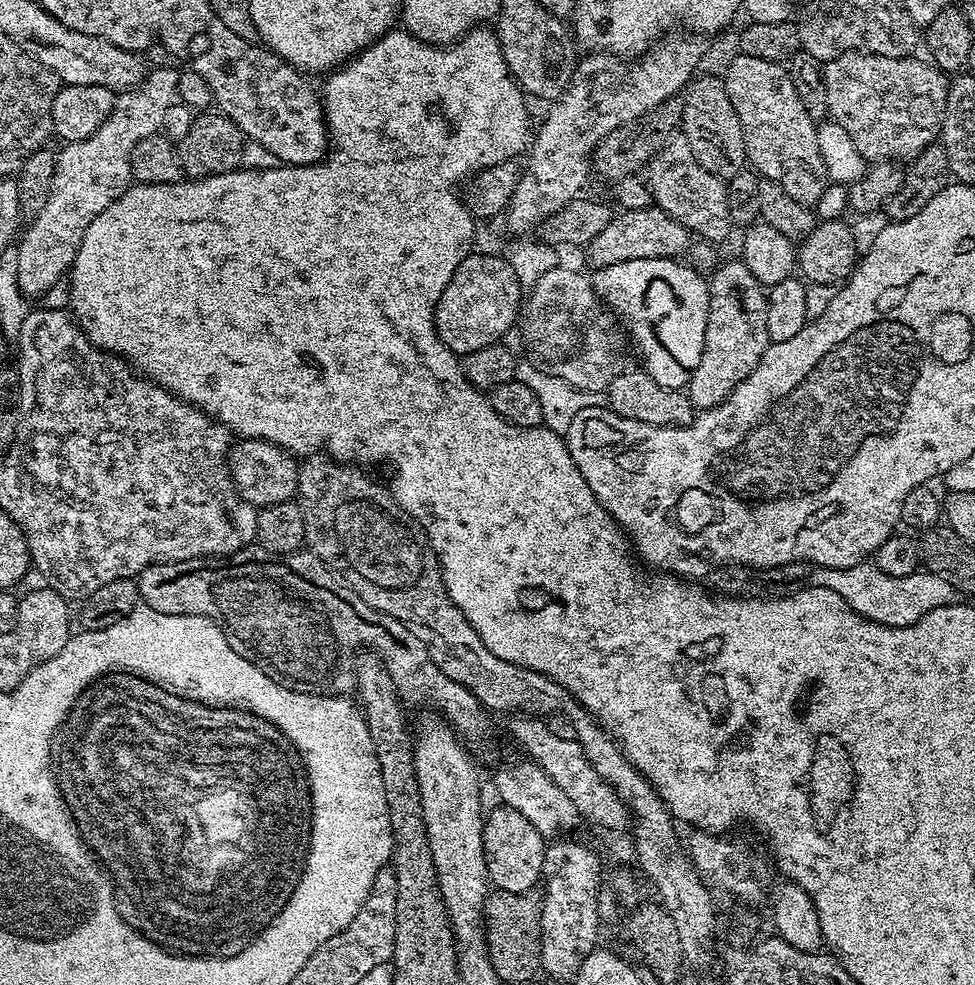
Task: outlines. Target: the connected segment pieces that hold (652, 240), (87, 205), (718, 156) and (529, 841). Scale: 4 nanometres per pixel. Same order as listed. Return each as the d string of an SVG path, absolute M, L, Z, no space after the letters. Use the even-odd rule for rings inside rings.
M655 206L642 210L620 210L613 215L611 222L586 246L588 256L596 268L614 266L618 262L630 262L638 258L658 258L670 260L680 258L689 251L690 233L682 222L670 218Z
M160 68L147 79L117 95L114 106L110 110L110 118L90 134L90 138L79 140L73 144L65 143L64 149L56 152L54 166L54 182L50 182L50 198L42 206L42 214L38 214L23 229L18 243L15 245L18 262L18 286L25 297L33 298L39 294L47 294L54 285L61 283L69 275L72 264L76 260L78 250L82 246L82 238L88 235L90 222L106 210L133 183L131 154L140 139L159 133L163 129L166 110L177 99L176 76L168 68Z
M697 75L689 83L682 99L684 105L680 128L690 150L694 150L694 158L698 158L698 162L702 162L710 174L727 182L744 169L748 151L742 134L742 122L738 122L738 110L734 110L734 102L730 102L730 94L726 94L723 79L719 75Z
M496 806L484 818L484 861L493 889L522 894L531 892L541 883L544 874L546 837L538 834L518 810ZM536 884L536 885L535 885Z

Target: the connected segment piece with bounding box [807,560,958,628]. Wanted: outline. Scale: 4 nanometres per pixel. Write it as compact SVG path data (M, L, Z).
M867 560L850 567L813 567L808 574L809 587L826 588L840 594L843 600L860 616L891 628L905 628L930 610L955 603L956 588L945 582L940 575L927 570L905 577L895 577L878 569L873 561Z

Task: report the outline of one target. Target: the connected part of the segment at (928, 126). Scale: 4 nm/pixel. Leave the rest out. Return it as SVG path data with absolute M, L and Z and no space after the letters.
M847 52L838 58L827 61L823 65L824 85L826 86L826 98L828 99L828 116L842 126L842 130L846 130L846 134L850 134L850 138L854 138L854 146L858 146L858 154L864 157L868 162L911 162L916 159L916 155L922 150L926 150L926 146L930 146L940 135L940 123L944 117L946 110L946 98L948 97L949 77L941 72L935 64L927 59L916 60L915 55L903 56L902 58L886 58L879 56L873 52Z

